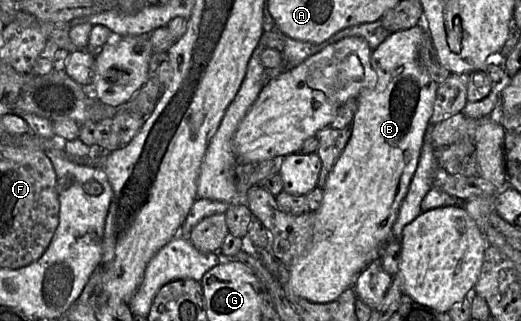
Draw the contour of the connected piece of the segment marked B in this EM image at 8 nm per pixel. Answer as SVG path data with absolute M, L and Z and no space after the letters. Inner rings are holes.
M418 24L406 30L391 33L376 49L371 53L371 65L377 74L375 86L364 89L357 98L358 108L352 120L352 133L343 152L335 162L331 172L326 180L323 190L323 201L321 207L313 213L313 242L310 250L290 269L290 284L293 291L300 297L312 303L329 303L336 300L344 291L354 288L356 278L377 259L381 260L381 254L385 245L392 238L392 227L397 219L402 201L406 197L411 180L417 169L421 149L424 142L425 133L430 124L430 118L433 113L434 101L438 84L418 63L419 46L423 41L425 31Z

